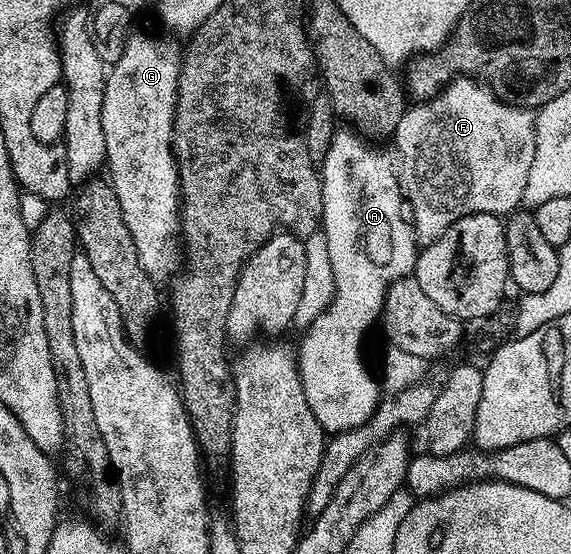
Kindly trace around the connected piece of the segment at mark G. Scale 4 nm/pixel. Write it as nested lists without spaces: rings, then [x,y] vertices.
[[[130,32],[125,41],[125,50],[120,59],[108,70],[103,91],[103,139],[107,143],[105,159],[107,162],[108,180],[111,182],[115,195],[119,199],[119,207],[123,211],[123,223],[127,223],[127,231],[131,231],[131,239],[135,239],[135,251],[139,251],[139,263],[143,263],[143,271],[156,283],[163,283],[173,272],[176,274],[183,265],[183,249],[179,244],[179,210],[181,203],[181,183],[177,176],[177,159],[173,155],[173,120],[177,106],[177,84],[181,74],[181,57],[179,49],[173,45],[164,45],[157,37],[148,37],[145,33]]]

